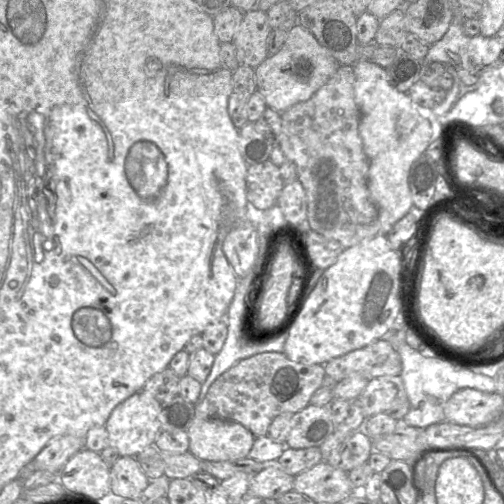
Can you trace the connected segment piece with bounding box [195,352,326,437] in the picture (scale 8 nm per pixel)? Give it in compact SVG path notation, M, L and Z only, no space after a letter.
M284 352L260 353L239 361L212 383L203 401L196 403L196 418L238 422L255 437L265 436L268 435L269 426L275 417L294 414L308 406L312 395L322 387L325 376L324 365L298 363L290 360Z

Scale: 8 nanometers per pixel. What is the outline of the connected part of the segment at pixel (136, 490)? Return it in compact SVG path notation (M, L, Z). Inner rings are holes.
M120 456L109 468L111 494L116 497L138 499L150 479L135 457Z

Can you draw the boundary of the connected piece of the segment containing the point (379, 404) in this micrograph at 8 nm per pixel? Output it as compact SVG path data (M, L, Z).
M378 377L369 380L358 398L366 417L387 412L398 396L399 377Z

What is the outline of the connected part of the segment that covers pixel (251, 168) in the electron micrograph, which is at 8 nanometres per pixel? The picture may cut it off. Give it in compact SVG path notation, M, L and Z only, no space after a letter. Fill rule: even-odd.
M270 160L247 165L247 199L256 208L266 210L277 205L278 197L284 186L280 167Z

